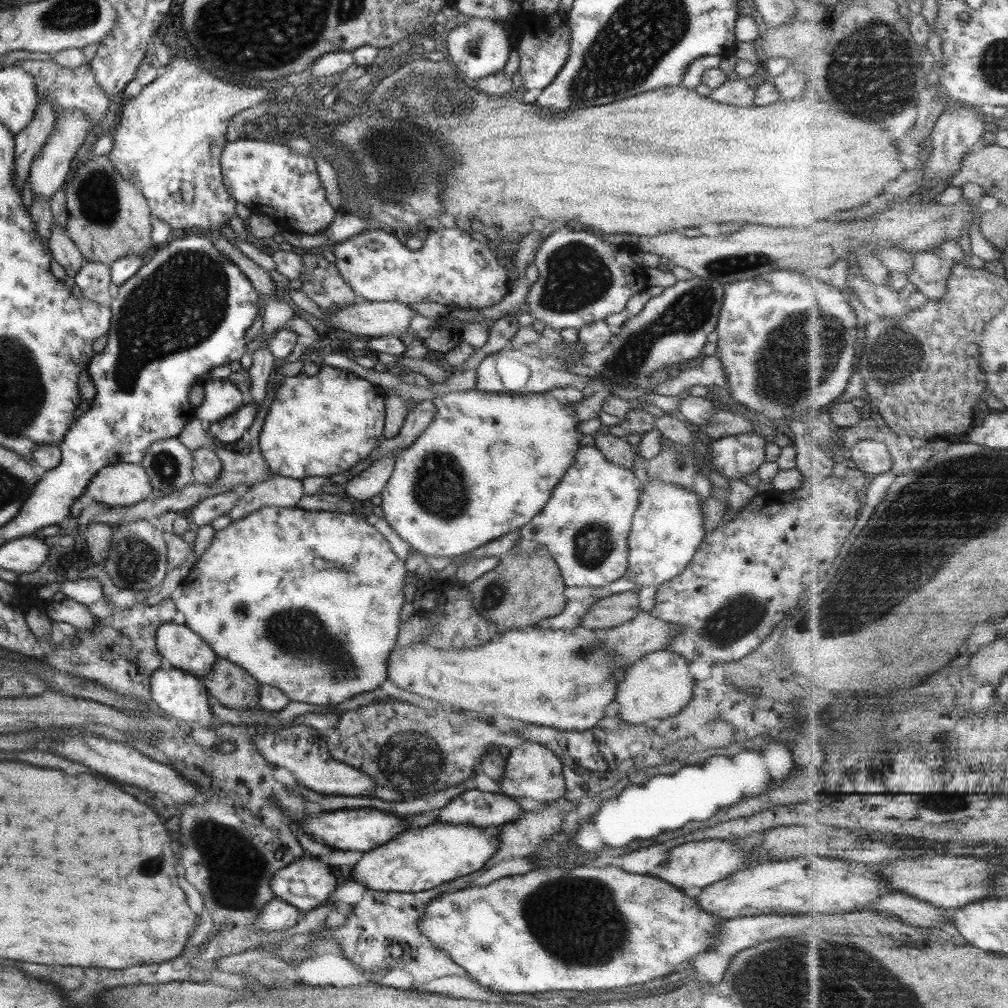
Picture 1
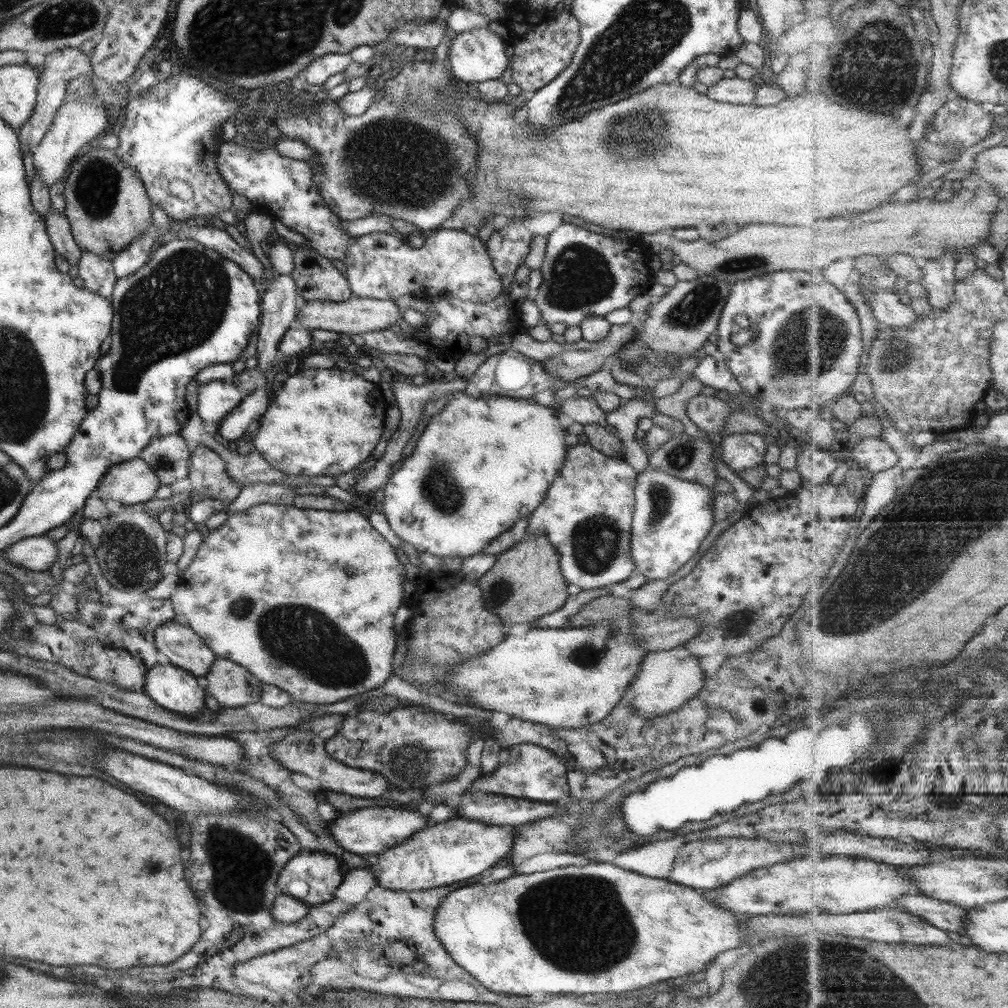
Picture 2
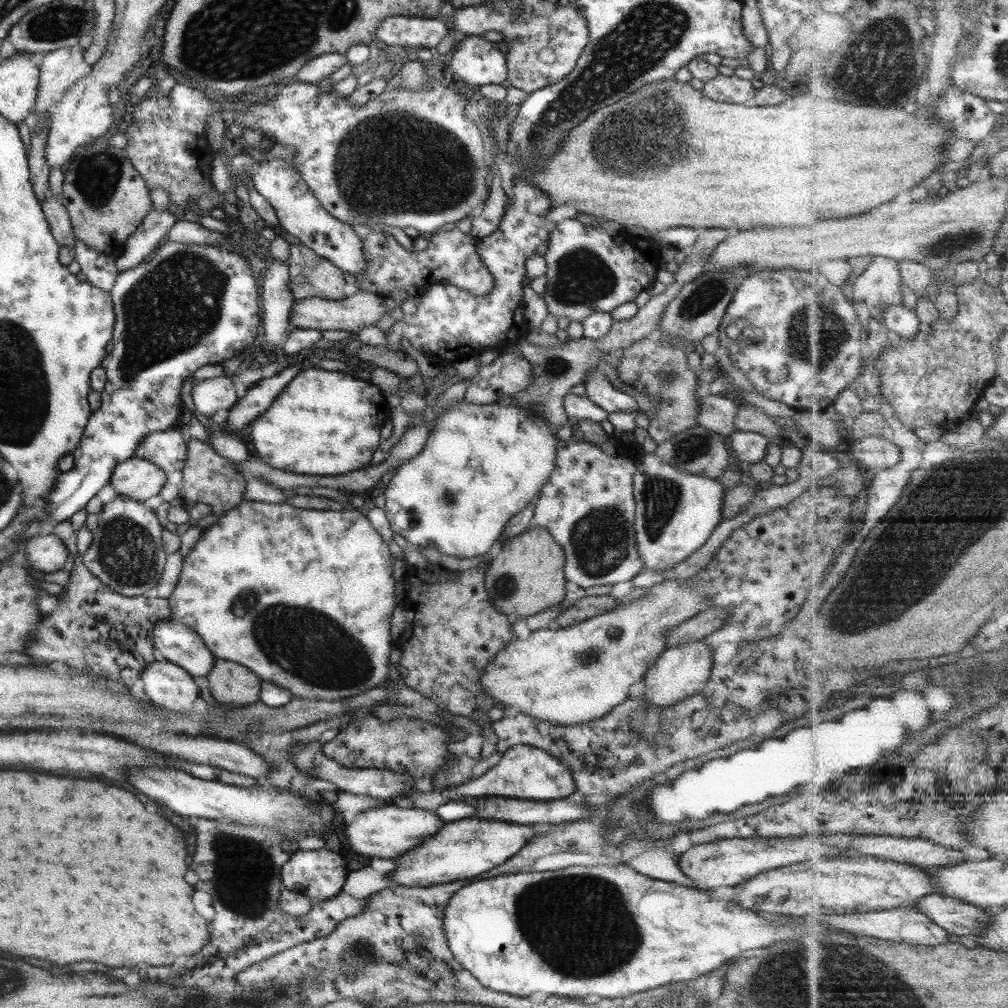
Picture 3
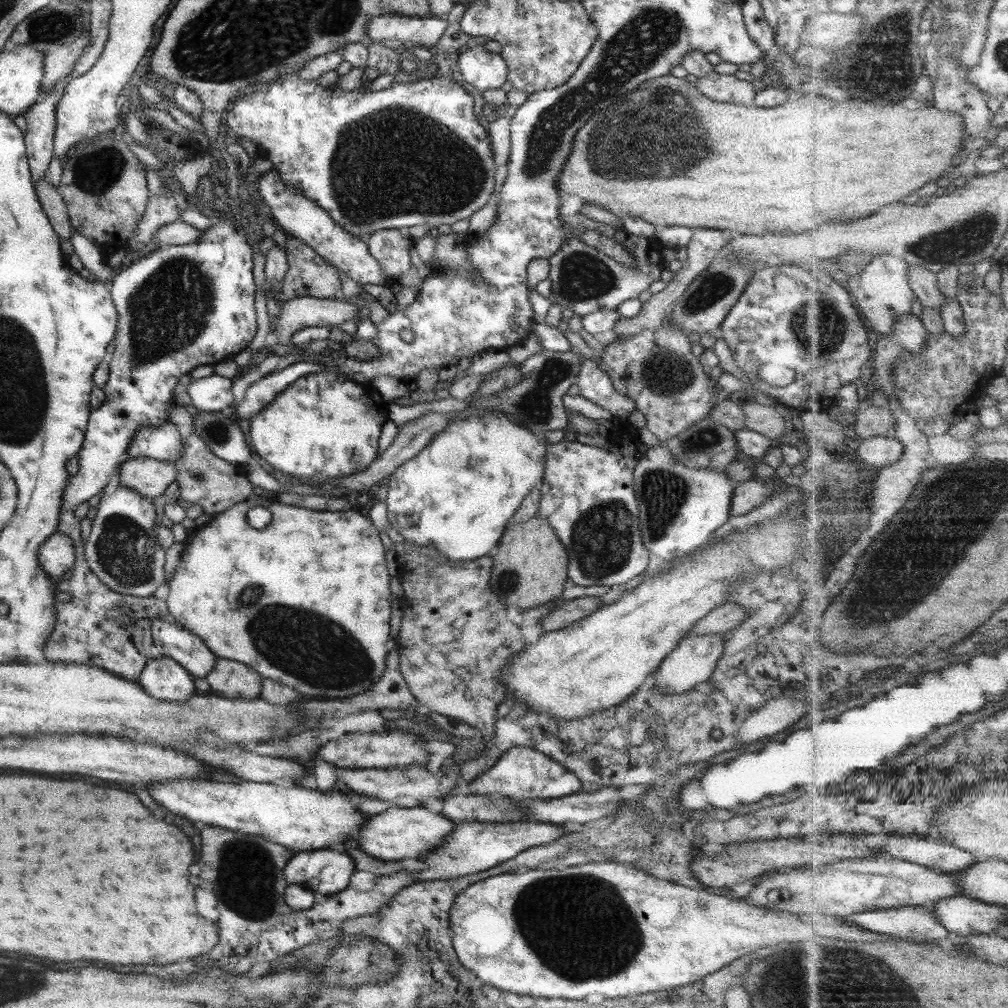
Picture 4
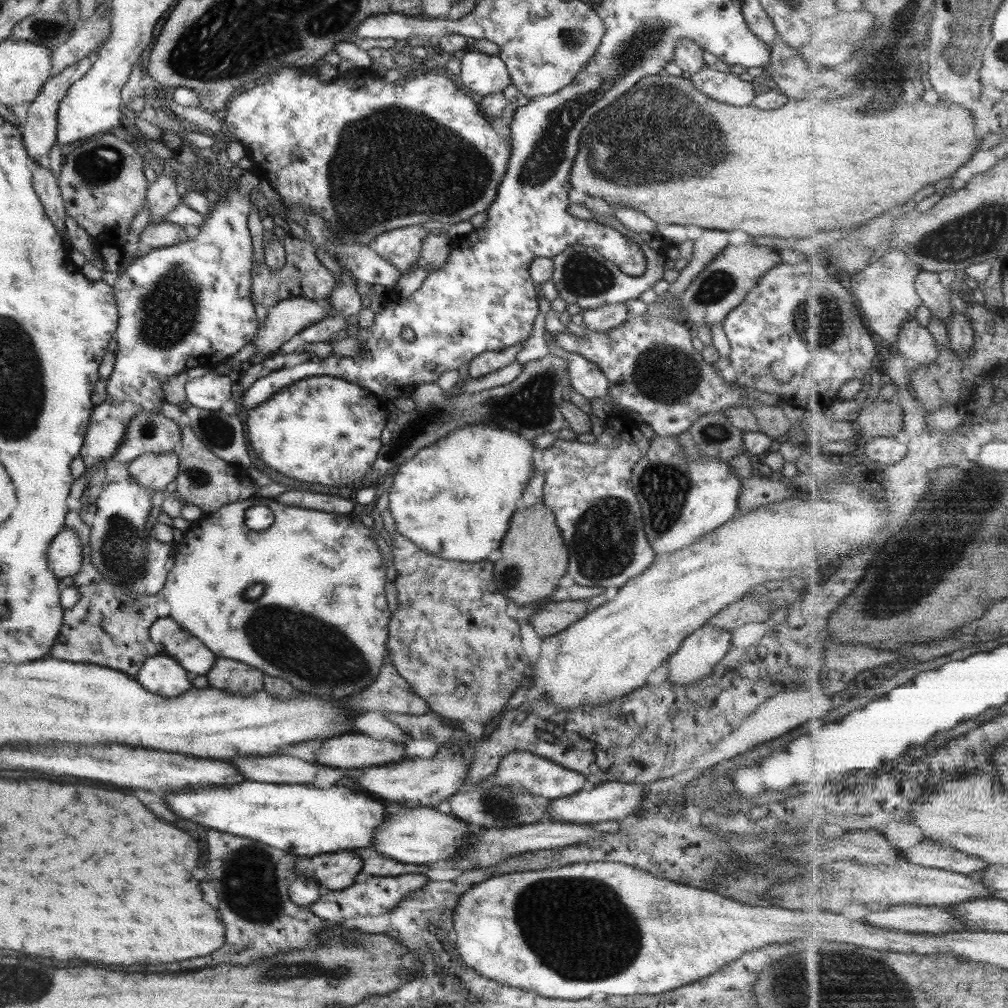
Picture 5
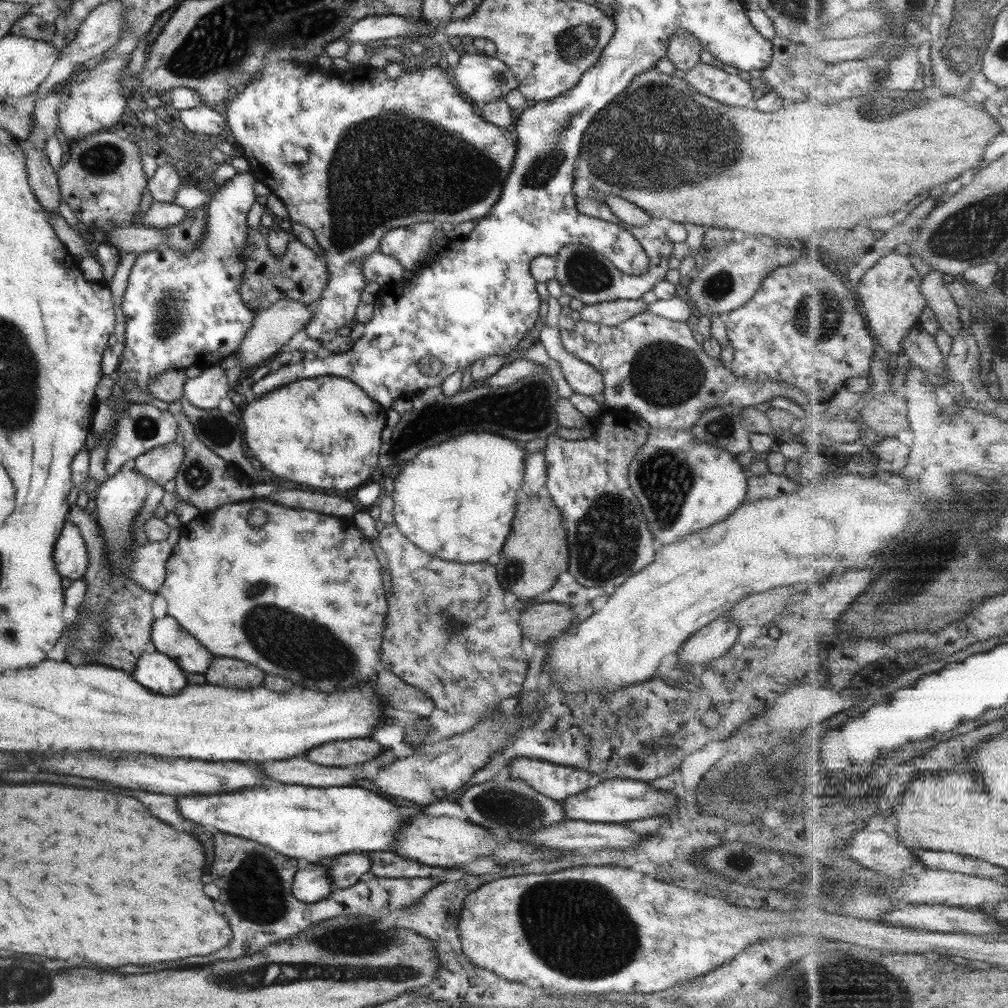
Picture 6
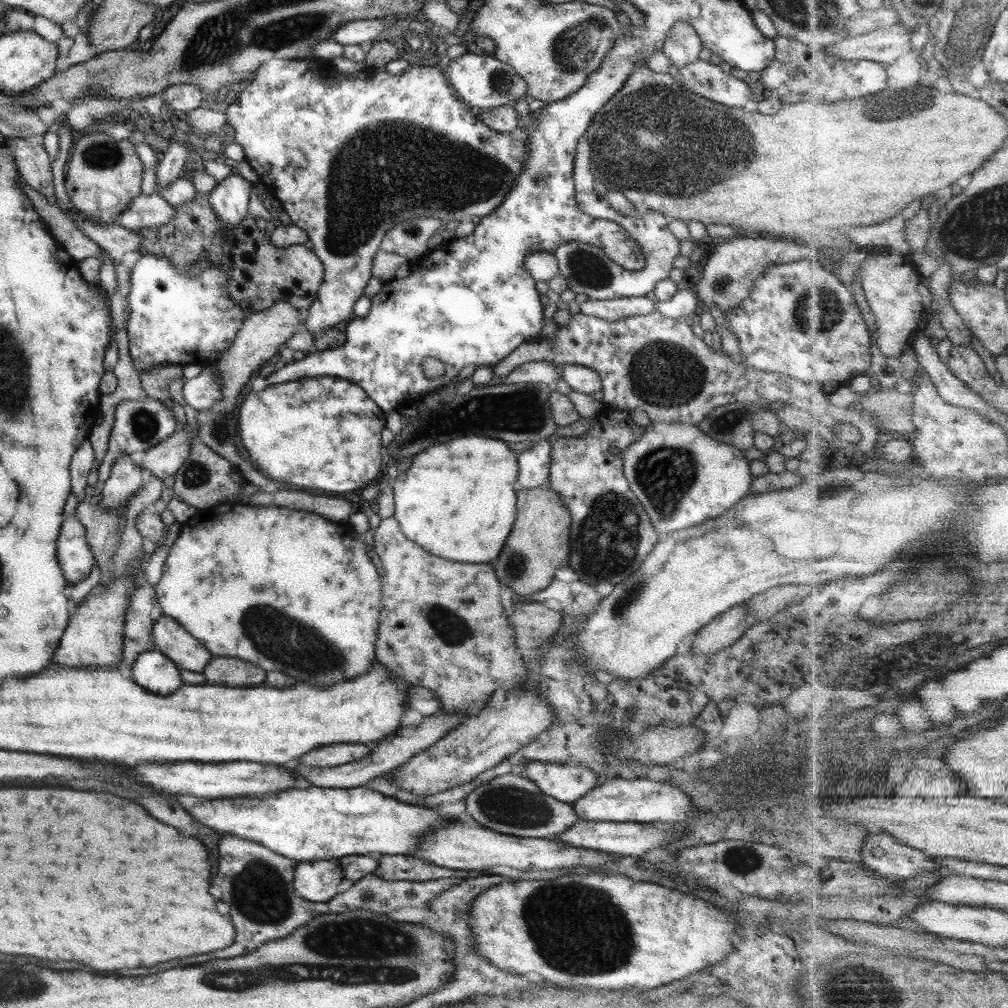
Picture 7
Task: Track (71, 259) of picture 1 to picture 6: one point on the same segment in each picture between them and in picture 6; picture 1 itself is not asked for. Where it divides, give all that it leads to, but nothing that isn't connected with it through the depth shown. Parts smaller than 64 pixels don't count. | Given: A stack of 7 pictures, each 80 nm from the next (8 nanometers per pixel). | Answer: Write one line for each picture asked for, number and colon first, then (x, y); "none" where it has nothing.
2: (58, 230)
3: (54, 212)
4: (53, 207)
5: (45, 186)
6: (41, 178)

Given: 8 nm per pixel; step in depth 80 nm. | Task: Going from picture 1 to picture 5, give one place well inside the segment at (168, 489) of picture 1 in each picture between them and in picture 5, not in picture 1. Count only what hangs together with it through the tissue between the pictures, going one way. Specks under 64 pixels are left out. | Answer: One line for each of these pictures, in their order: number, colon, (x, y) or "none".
2: (168, 456)
3: (166, 450)
4: (162, 443)
5: (152, 432)

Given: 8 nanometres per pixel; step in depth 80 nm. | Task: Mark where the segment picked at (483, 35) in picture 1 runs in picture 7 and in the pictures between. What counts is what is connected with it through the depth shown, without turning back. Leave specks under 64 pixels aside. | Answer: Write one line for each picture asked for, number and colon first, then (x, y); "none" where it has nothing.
2: (475, 55)
3: (477, 62)
4: (483, 69)
5: (484, 74)
6: (479, 78)
7: (481, 81)

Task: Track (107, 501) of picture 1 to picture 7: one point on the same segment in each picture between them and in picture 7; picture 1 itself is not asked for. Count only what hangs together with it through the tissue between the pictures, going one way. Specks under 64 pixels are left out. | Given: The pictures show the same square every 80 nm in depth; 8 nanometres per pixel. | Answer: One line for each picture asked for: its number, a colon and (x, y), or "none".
2: (131, 483)
3: (134, 478)
4: (149, 478)
5: (153, 472)
6: (159, 465)
7: (162, 460)

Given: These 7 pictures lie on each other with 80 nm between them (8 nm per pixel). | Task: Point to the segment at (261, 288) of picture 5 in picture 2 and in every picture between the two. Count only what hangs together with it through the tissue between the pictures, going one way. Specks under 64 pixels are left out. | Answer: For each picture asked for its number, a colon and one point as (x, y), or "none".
2: (315, 278)
3: (310, 275)
4: (308, 275)

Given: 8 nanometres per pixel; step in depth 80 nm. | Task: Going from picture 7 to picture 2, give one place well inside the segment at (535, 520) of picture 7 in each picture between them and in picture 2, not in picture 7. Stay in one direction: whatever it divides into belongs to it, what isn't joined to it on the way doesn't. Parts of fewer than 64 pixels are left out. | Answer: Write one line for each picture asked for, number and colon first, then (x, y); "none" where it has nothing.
2: (524, 582)
3: (524, 576)
4: (529, 569)
5: (533, 558)
6: (534, 553)

